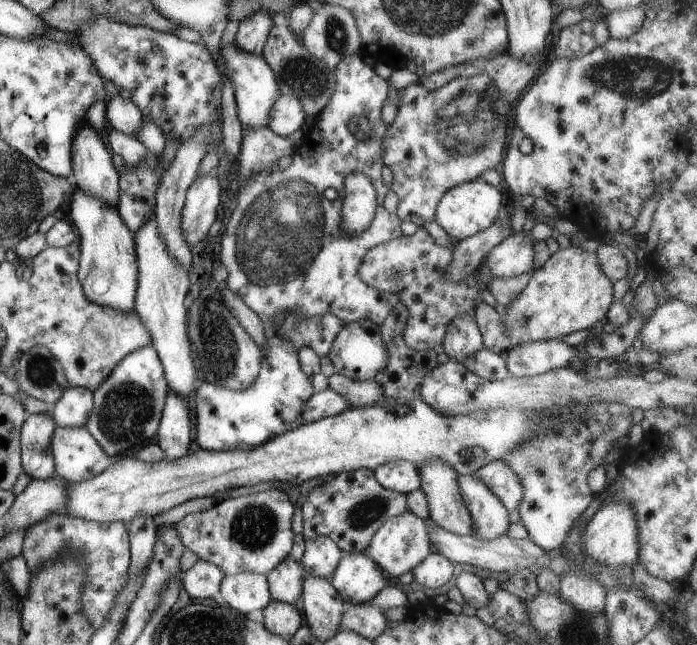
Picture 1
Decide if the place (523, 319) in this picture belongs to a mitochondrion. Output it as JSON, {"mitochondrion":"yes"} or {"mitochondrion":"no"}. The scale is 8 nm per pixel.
{"mitochondrion":"yes"}

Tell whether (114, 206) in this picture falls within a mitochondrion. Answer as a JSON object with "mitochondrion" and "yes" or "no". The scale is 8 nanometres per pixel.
{"mitochondrion":"no"}

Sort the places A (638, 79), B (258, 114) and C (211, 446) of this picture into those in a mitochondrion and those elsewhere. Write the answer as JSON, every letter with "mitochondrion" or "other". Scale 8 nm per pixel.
{"A":"mitochondrion","B":"other","C":"other"}

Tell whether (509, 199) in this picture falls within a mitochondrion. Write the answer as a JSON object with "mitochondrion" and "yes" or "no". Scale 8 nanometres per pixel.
{"mitochondrion":"no"}

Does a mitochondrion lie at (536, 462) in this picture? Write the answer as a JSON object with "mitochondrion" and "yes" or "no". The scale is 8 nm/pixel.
{"mitochondrion":"yes"}

